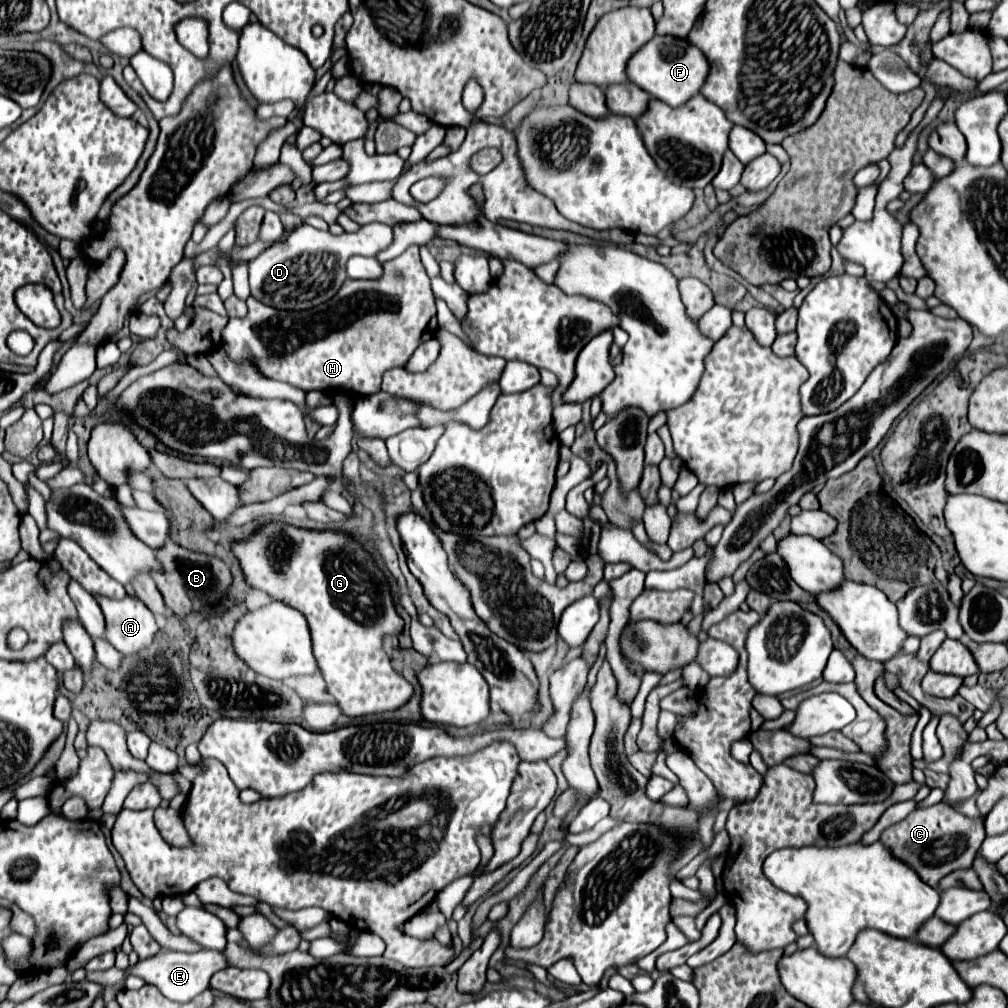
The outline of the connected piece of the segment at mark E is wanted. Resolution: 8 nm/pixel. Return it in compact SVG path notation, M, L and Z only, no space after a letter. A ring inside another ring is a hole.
M202 950L202 952L196 952L196 954L186 954L186 952L160 952L156 956L152 956L150 960L140 960L138 964L129 966L125 970L118 968L110 968L106 972L88 972L88 980L92 982L98 982L102 986L112 986L116 982L120 982L122 978L129 976L137 976L150 982L150 984L156 984L156 988L170 1000L174 1002L188 1002L192 1000L196 994L204 992L208 988L208 982L212 978L212 974L216 974L218 970L226 968L226 958L220 956L220 952L216 950Z

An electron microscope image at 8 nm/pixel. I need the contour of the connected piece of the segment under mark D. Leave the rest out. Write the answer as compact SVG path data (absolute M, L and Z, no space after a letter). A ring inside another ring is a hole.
M380 222L362 226L354 234L332 236L308 224L296 226L288 236L266 248L258 258L248 262L252 296L260 302L276 302L280 310L308 310L330 300L344 282L344 264L352 254L374 256L392 242L392 228ZM310 256L310 268L308 268Z

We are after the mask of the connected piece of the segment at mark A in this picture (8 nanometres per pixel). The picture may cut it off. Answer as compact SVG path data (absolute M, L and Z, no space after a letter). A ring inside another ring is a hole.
M98 598L106 616L106 638L124 656L138 656L146 650L160 632L154 614L136 598L124 600Z

